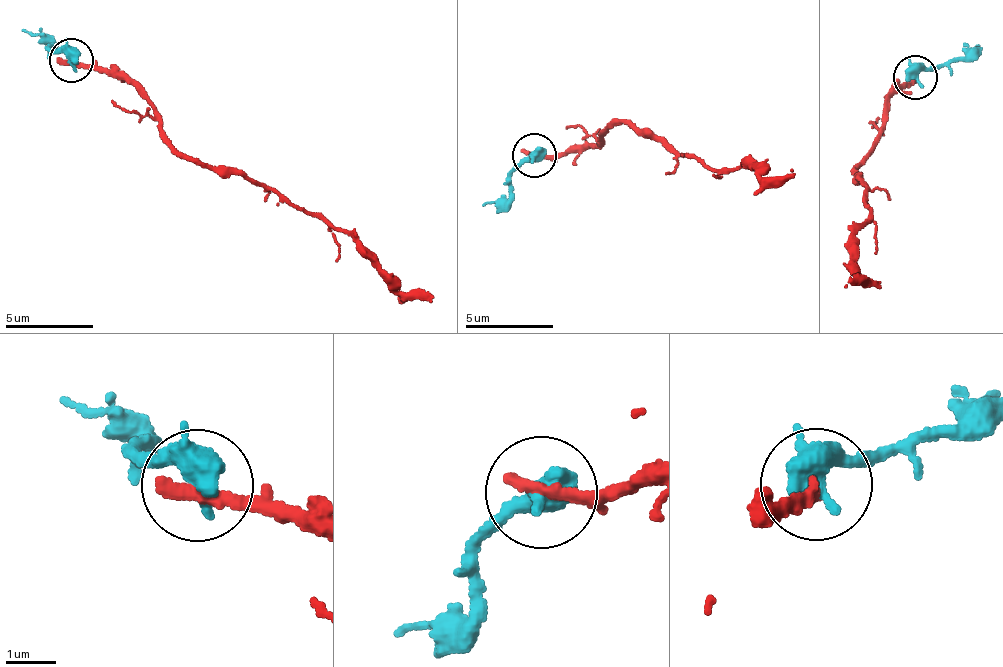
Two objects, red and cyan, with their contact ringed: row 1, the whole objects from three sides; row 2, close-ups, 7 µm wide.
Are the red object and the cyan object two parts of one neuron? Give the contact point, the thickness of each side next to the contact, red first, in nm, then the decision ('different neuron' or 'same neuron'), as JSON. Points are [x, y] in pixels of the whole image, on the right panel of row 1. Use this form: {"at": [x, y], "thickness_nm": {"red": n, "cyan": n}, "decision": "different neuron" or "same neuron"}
{"at": [915, 77], "thickness_nm": {"red": 320, "cyan": 650}, "decision": "different neuron"}

